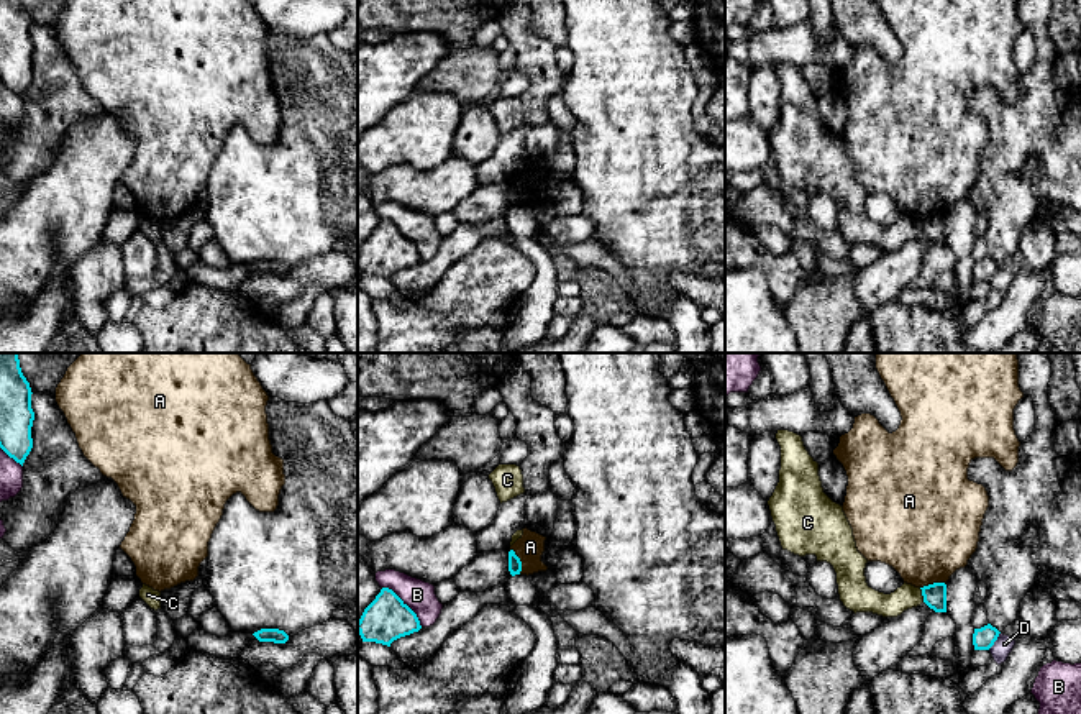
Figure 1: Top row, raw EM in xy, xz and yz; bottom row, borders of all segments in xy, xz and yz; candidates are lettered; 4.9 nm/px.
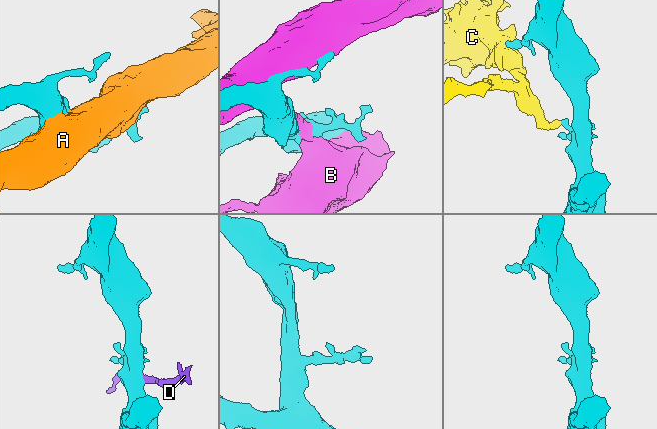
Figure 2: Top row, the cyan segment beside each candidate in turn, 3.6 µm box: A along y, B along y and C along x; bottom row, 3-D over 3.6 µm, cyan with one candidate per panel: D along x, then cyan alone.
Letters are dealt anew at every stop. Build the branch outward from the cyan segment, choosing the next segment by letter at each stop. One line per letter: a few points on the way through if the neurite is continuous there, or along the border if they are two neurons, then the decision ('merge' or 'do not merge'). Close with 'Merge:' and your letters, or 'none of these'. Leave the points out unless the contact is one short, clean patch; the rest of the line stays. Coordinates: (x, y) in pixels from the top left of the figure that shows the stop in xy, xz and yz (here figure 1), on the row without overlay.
A: do not merge
B: do not merge
C: border yz (919, 220), (924, 233); do not merge
D: do not merge
Merge: none of these

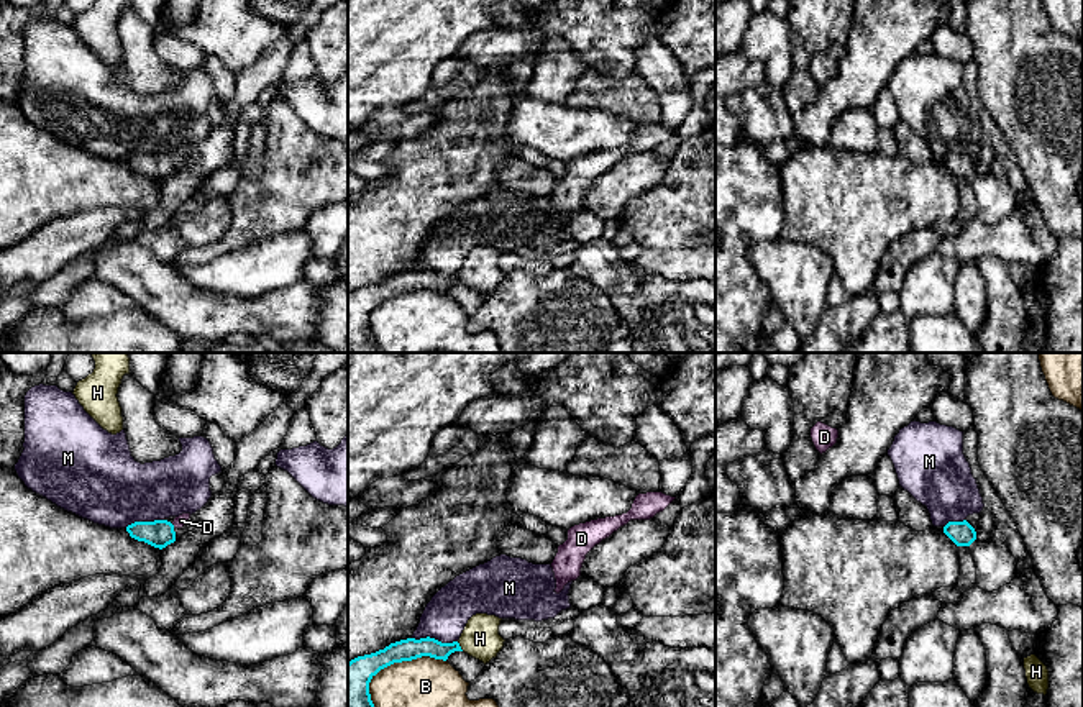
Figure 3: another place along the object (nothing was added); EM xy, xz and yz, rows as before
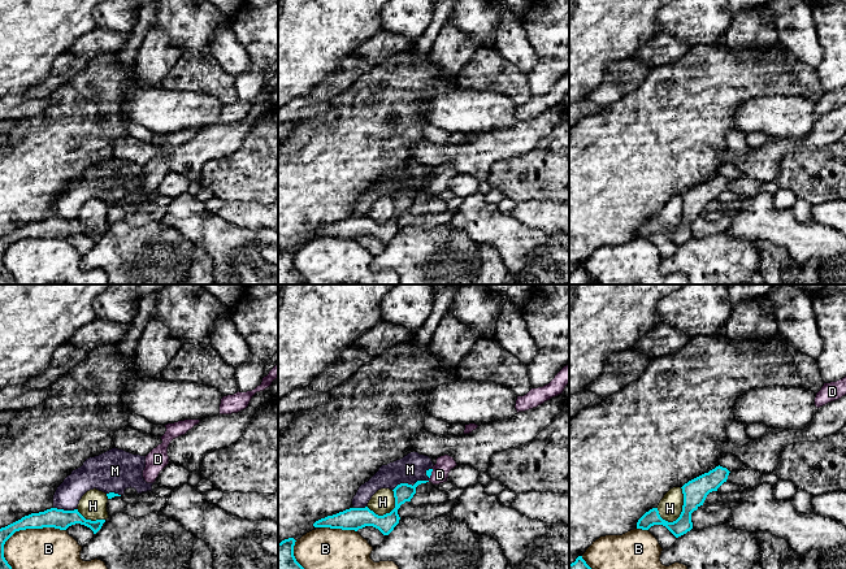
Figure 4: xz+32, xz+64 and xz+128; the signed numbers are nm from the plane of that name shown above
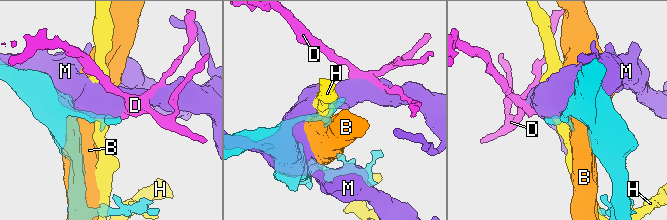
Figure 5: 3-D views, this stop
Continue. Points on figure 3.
B: do not merge
D: way xy (159, 166), (173, 158), (181, 153); merge
H: do not merge
M: do not merge
Merge: D

